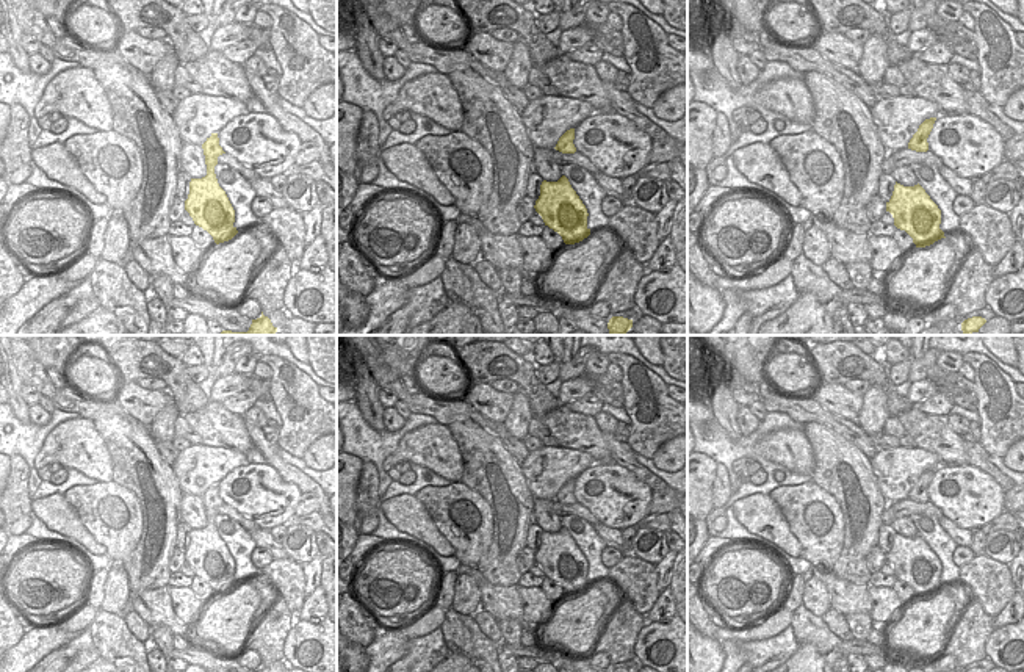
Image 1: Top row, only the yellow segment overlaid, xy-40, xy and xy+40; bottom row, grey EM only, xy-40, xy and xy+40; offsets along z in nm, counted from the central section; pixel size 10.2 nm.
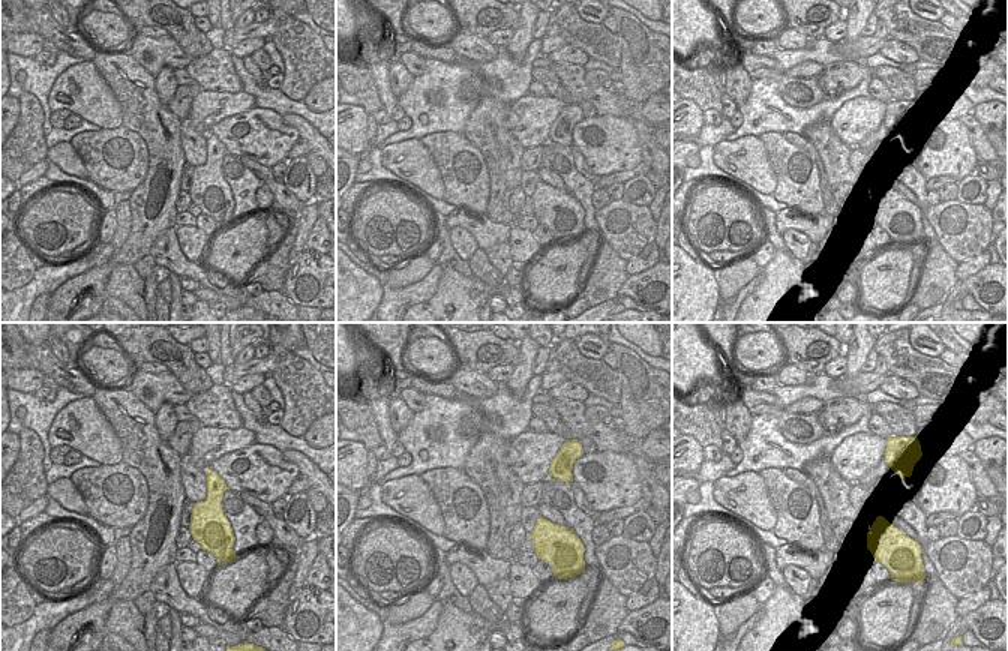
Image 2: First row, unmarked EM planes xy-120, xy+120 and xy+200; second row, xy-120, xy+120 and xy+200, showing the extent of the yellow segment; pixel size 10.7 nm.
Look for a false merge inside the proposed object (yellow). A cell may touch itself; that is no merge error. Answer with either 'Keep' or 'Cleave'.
Keep

